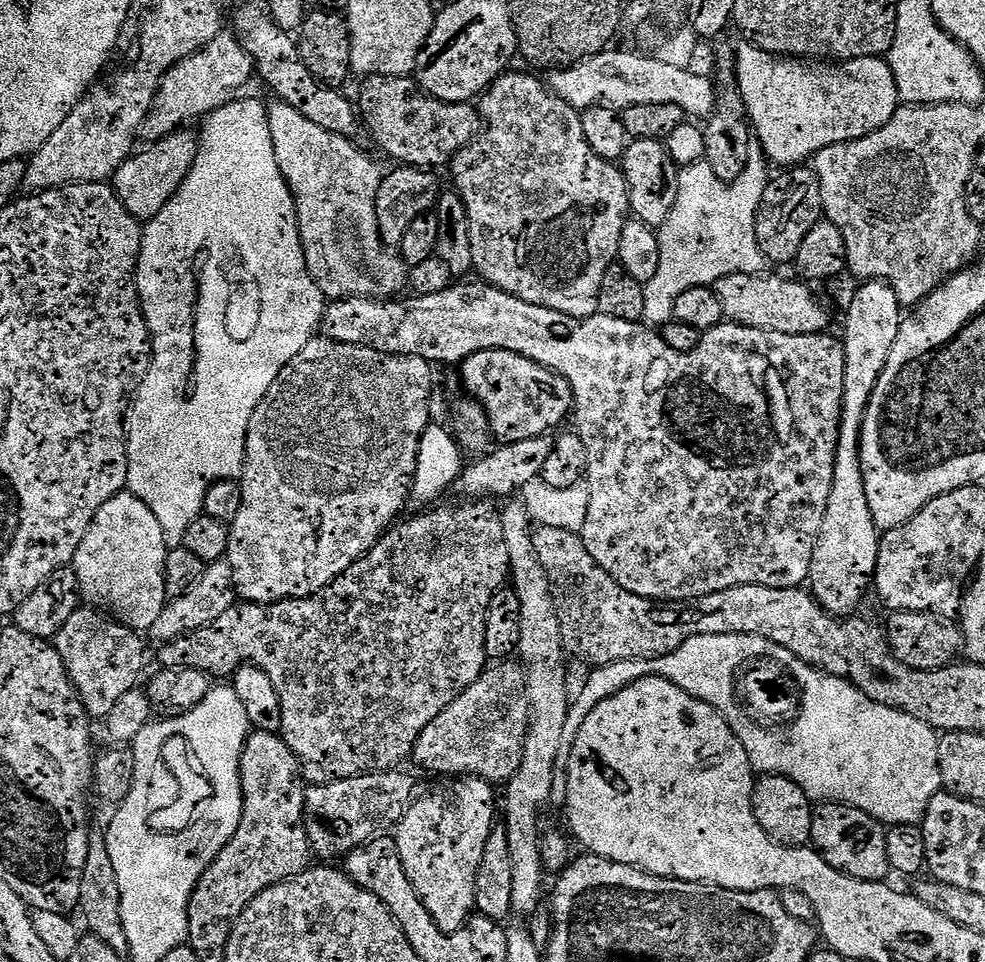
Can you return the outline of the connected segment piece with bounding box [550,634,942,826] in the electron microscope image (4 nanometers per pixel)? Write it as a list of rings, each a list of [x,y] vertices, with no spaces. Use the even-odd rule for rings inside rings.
[[[706,634],[705,636],[692,636],[686,642],[682,642],[682,646],[678,646],[678,650],[674,650],[665,656],[659,656],[653,660],[631,660],[630,662],[610,662],[602,664],[591,669],[592,672],[588,676],[588,681],[580,688],[580,693],[575,693],[574,699],[568,706],[568,717],[566,718],[566,730],[562,730],[562,750],[558,750],[558,762],[554,770],[554,786],[552,787],[552,798],[550,801],[551,807],[563,809],[566,805],[566,782],[568,781],[568,759],[570,758],[570,750],[576,741],[578,730],[582,730],[582,722],[586,722],[586,718],[590,718],[590,710],[594,710],[594,706],[602,706],[602,702],[606,702],[606,698],[614,698],[614,694],[618,694],[618,690],[626,690],[626,686],[630,686],[634,682],[638,682],[647,676],[661,676],[670,682],[674,682],[674,686],[678,686],[682,690],[686,690],[686,694],[690,694],[694,698],[698,698],[702,702],[706,702],[710,706],[714,706],[714,710],[718,710],[718,714],[722,714],[722,718],[726,718],[728,725],[734,730],[734,734],[738,738],[738,742],[742,742],[742,746],[746,750],[746,758],[750,758],[750,766],[753,773],[763,774],[766,776],[785,776],[790,778],[790,782],[794,782],[801,790],[808,795],[808,799],[813,802],[827,802],[838,804],[849,804],[852,808],[865,811],[870,814],[875,820],[879,820],[884,826],[894,824],[920,824],[923,821],[927,804],[932,798],[941,791],[942,785],[940,782],[940,763],[938,762],[938,739],[937,729],[932,728],[926,722],[918,722],[918,718],[910,718],[910,714],[902,714],[893,708],[882,706],[878,702],[874,702],[870,698],[866,698],[866,694],[862,694],[862,690],[858,690],[850,682],[846,682],[837,676],[831,676],[825,672],[820,672],[816,668],[811,668],[806,662],[797,660],[792,657],[790,650],[786,650],[782,646],[778,646],[769,640],[763,640],[757,636],[739,636],[738,634]],[[770,658],[776,658],[782,666],[788,668],[799,668],[802,670],[802,700],[808,700],[808,706],[802,706],[802,714],[798,716],[801,723],[797,727],[790,730],[780,730],[780,734],[774,732],[770,734],[770,720],[766,720],[766,676],[754,676],[754,668],[758,668],[760,672],[766,670],[766,662]]]

